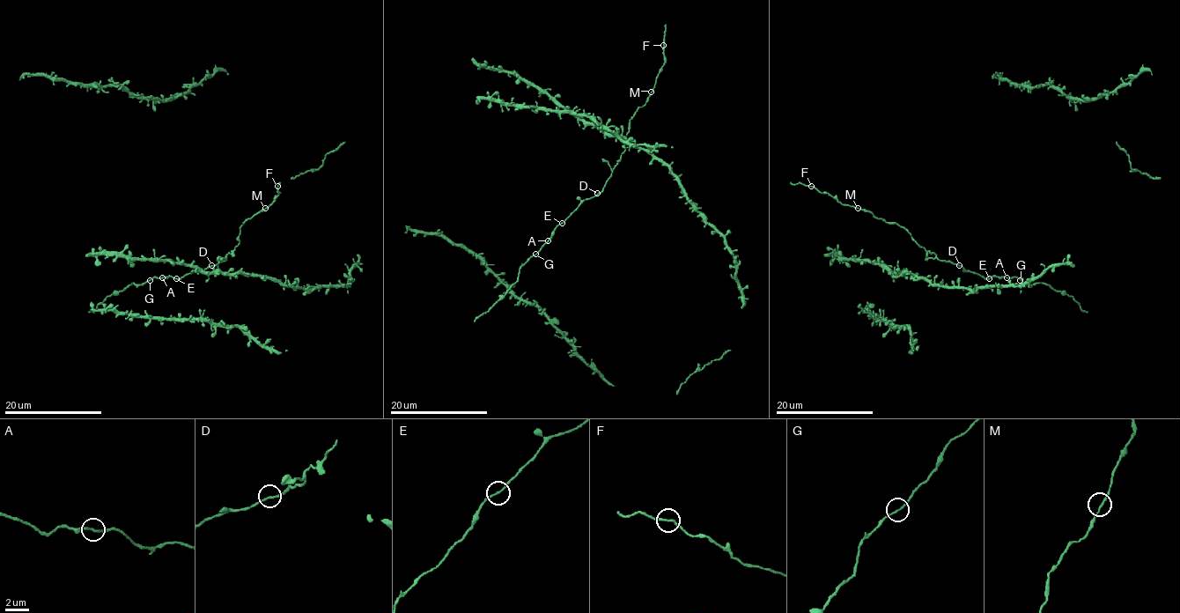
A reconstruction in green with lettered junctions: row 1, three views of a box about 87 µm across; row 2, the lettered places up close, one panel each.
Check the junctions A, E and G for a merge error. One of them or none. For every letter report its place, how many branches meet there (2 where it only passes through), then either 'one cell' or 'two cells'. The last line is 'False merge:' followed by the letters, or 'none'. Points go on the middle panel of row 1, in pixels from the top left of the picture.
A: (548, 240) | 2 | one cell
E: (562, 223) | 2 | one cell
G: (535, 254) | 2 | one cell
False merge: none

